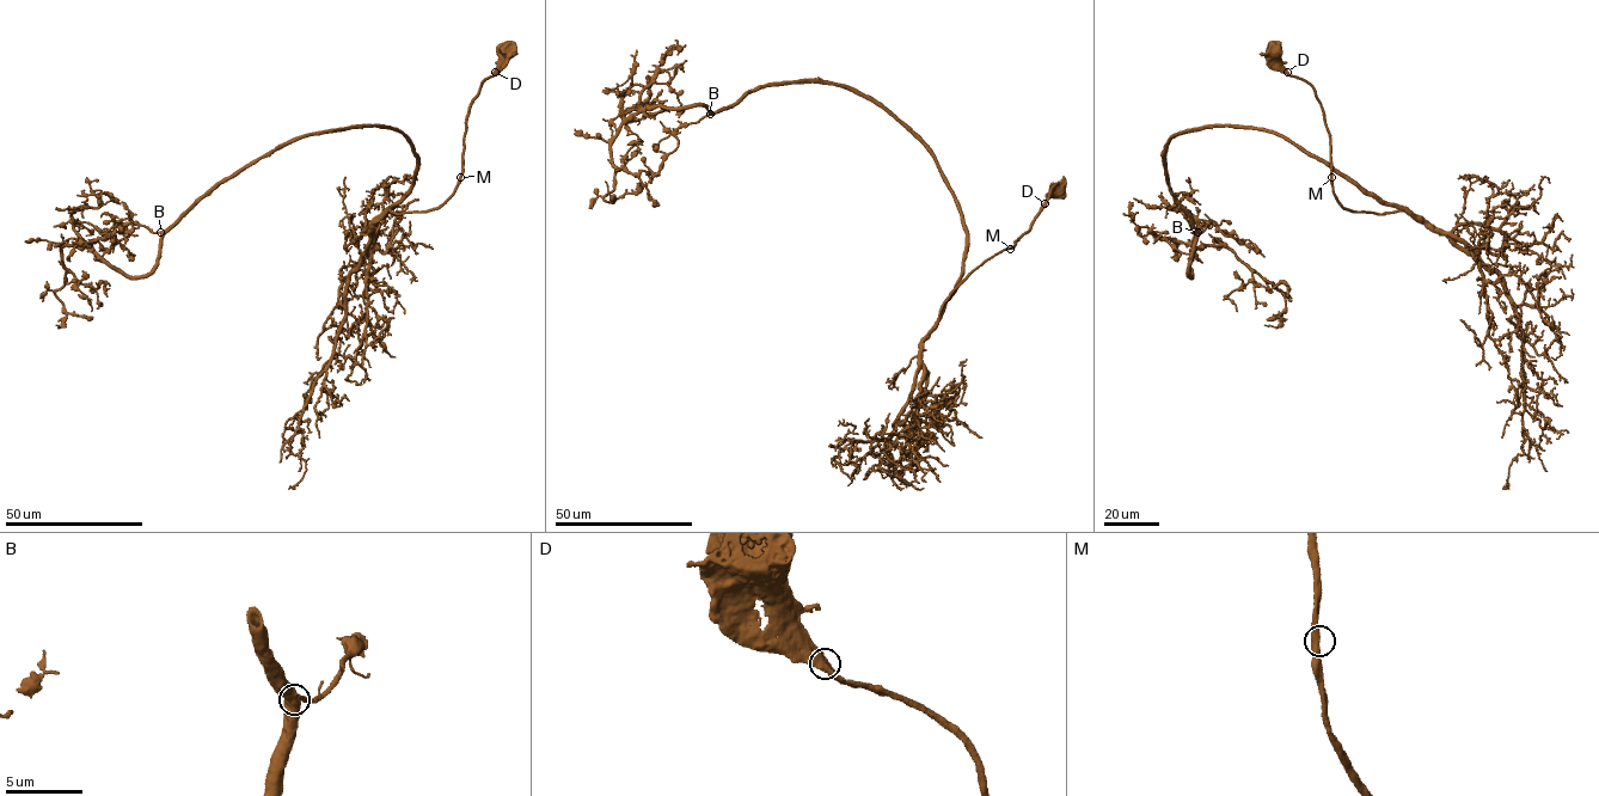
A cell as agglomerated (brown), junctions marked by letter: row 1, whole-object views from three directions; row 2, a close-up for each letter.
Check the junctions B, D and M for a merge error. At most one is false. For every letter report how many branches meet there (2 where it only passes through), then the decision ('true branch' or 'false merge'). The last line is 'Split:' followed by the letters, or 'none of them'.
B: branches 2; true branch
D: branches 2; true branch
M: branches 2; true branch
Split: none of them

